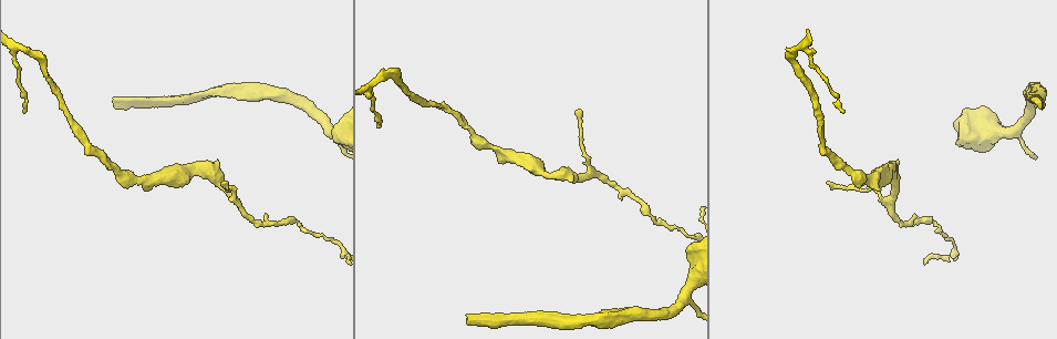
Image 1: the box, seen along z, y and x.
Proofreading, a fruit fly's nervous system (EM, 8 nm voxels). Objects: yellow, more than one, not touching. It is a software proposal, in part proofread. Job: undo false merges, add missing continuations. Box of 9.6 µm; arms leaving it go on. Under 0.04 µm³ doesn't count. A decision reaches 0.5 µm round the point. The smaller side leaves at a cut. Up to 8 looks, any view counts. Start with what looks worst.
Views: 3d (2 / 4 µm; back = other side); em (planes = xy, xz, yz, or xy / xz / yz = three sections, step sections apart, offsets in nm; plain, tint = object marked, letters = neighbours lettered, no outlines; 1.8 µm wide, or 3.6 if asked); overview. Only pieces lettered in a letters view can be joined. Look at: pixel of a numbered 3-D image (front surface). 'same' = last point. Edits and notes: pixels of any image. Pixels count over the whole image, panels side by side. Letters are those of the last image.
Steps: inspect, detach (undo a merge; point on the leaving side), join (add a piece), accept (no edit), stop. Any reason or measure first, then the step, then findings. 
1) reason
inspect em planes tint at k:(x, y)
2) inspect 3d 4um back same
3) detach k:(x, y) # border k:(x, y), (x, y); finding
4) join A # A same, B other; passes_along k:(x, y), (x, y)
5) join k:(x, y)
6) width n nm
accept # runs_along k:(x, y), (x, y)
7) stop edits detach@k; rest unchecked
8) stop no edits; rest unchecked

an open end
inspect 3d 2um back at 1:(378, 125)

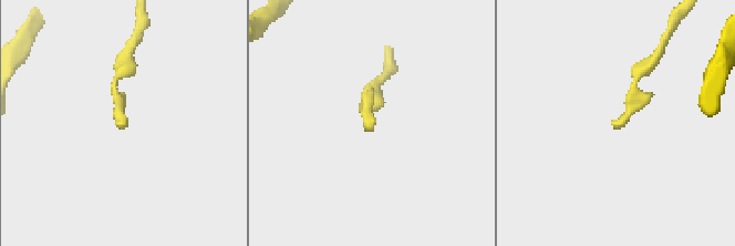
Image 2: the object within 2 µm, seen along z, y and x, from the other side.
inspect em planes letters at 2:(613, 121)

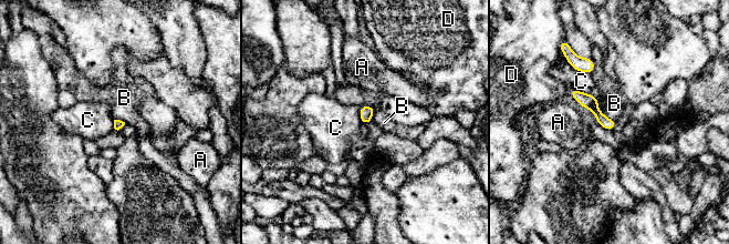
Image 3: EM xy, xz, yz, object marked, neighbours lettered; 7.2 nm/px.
longest_contact C 300 nm
accept # A other, B other, C other, D other; border 3:(593, 59), (594, 67), (591, 74); none of them fits

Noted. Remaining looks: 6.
narrows sharply
inspect 3d 2um back at 1:(543, 173)

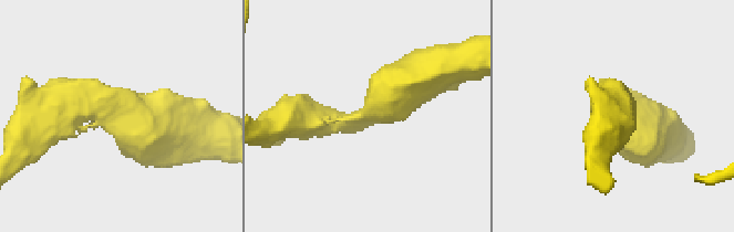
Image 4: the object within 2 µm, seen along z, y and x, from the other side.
arm_widths 340, 420 nm
inspect em planes letters at 4:(117, 102)

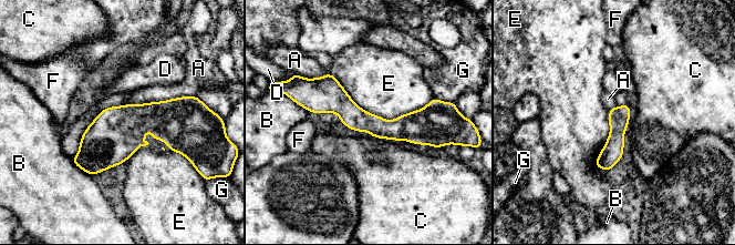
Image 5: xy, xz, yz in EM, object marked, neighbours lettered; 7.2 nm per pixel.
longest_contact E 800 nm
accept # A other, B other, C other, D other, E other, F other, G other; border 5:(327, 70), (387, 120), (433, 98); one neuron here

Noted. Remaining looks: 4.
free end
inspect em yz step 8 tint at 1:(227, 182)

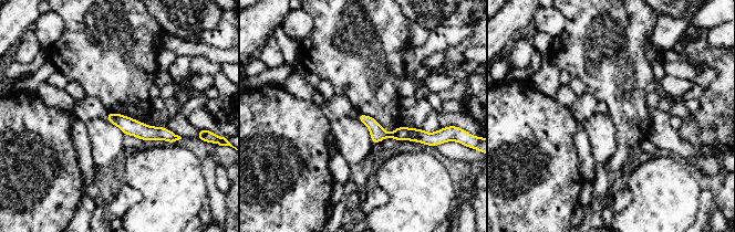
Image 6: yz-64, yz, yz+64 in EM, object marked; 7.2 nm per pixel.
inspect em planes letters same

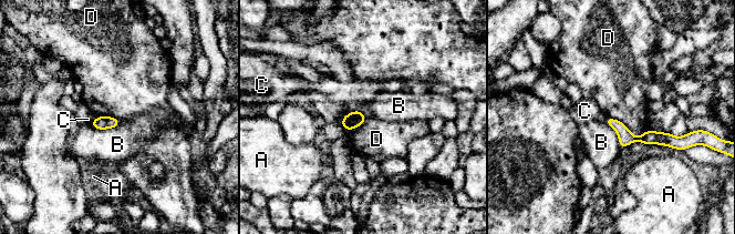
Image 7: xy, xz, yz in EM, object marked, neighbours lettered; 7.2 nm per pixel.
longest_contact D 320 nm
accept # A other, B other, C other, D other; no lettered piece goes on from it

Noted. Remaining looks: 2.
stop no edits; rest unchecked

